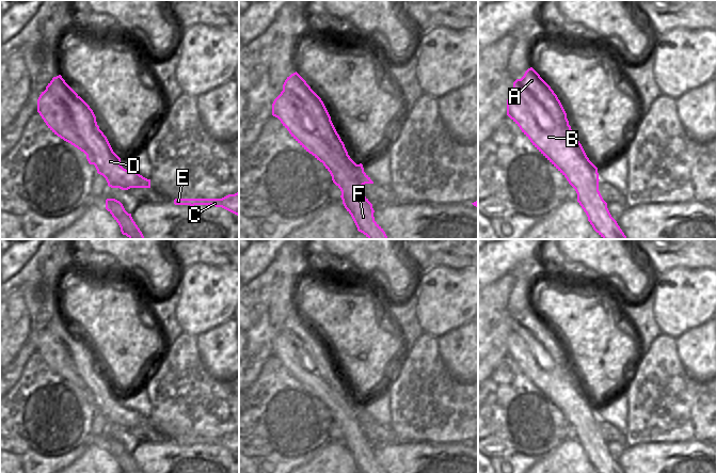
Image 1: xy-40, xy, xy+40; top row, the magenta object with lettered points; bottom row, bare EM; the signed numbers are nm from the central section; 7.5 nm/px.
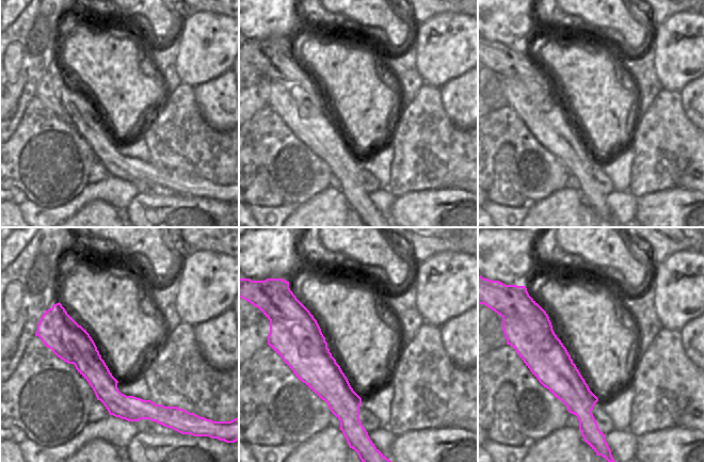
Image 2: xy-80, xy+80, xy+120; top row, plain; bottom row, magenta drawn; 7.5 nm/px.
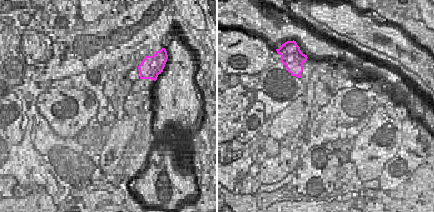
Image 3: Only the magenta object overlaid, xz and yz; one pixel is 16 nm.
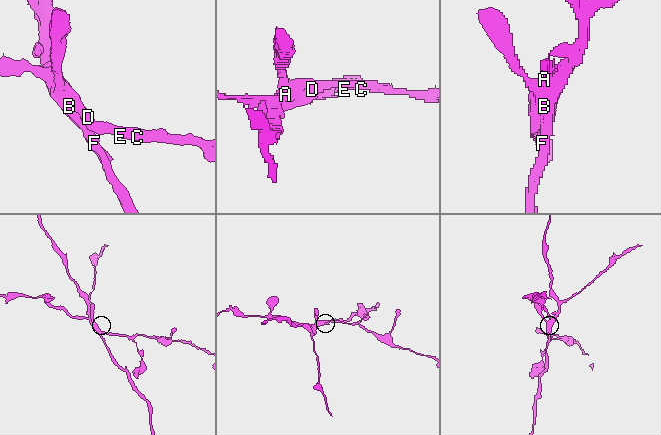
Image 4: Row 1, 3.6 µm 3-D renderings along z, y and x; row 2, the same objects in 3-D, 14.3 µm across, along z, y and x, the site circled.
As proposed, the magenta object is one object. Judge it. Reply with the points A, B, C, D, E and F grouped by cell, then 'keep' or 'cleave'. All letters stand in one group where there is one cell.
A C D E / B F | cleave

